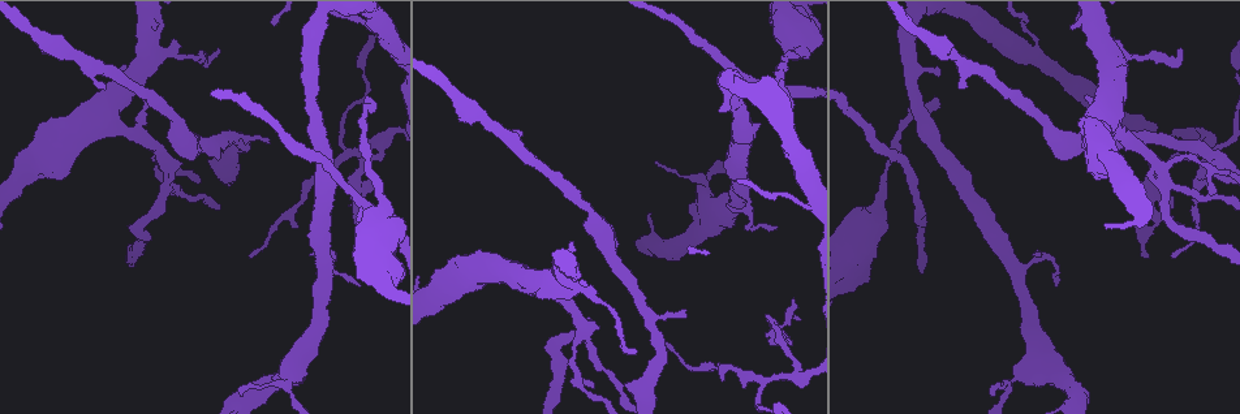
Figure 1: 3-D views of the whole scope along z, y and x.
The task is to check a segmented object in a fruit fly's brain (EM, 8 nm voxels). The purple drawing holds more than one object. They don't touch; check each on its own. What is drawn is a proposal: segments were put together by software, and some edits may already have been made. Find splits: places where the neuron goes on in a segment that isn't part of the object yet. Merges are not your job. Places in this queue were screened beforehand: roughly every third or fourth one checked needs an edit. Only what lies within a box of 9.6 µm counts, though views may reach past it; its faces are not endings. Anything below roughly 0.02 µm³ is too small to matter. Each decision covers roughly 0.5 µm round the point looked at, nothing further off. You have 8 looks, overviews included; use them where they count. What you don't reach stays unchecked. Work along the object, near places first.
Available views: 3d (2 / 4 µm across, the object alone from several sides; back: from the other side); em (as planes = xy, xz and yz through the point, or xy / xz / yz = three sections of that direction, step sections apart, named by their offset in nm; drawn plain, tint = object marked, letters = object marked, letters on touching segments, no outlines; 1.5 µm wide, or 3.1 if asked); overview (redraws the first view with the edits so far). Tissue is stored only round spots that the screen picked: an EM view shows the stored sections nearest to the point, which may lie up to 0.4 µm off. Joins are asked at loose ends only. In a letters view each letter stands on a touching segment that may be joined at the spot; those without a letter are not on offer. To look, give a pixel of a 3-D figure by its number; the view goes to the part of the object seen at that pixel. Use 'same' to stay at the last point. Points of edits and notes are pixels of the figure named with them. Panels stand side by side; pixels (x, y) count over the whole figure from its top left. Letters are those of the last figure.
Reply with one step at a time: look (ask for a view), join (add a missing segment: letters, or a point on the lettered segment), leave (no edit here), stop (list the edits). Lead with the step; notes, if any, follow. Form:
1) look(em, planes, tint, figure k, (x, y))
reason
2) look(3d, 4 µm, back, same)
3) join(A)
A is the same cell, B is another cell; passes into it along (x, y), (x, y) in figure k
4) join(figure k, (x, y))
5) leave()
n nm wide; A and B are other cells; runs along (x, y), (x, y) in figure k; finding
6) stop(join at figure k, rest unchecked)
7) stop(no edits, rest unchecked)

look(3d, 4 µm, figure 1, (935, 97))
long arm stops here

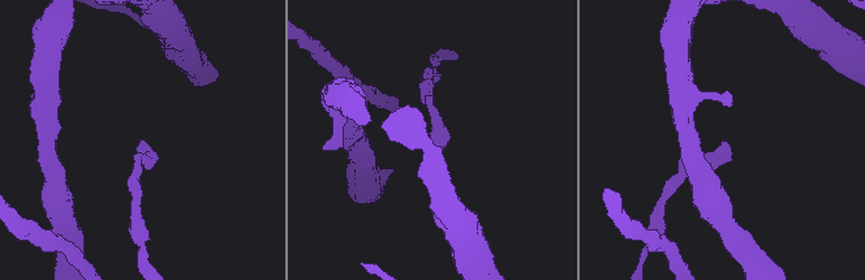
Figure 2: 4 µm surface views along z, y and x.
look(em, planes, letters, figure 2, (434, 137))
need the tissue

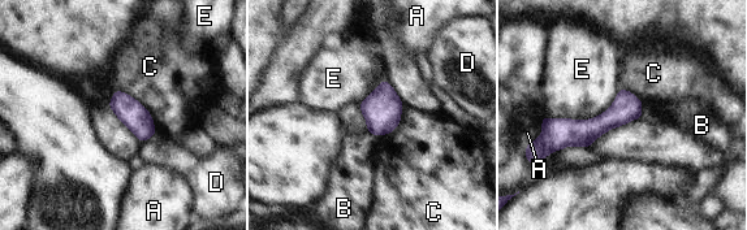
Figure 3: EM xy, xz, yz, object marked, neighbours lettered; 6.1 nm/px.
leave()
E touches over 500 nm; A, B, C, D and E are other cells; border along (621, 87), (594, 117), (545, 117) in figure 3; none of them fits

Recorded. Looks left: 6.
look(3d, 2 µm, back, figure 1, (266, 140))

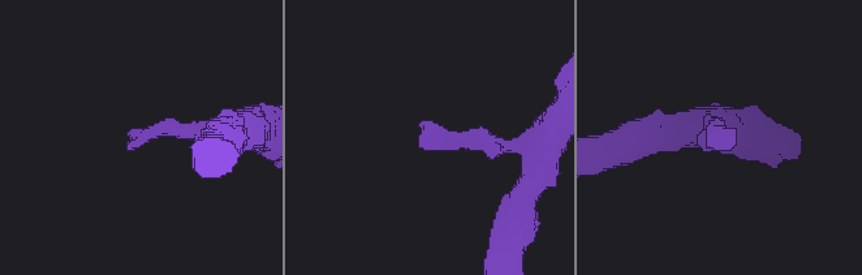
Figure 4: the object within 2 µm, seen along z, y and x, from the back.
look(em, xy, step 4, tint, figure 4, (730, 131))

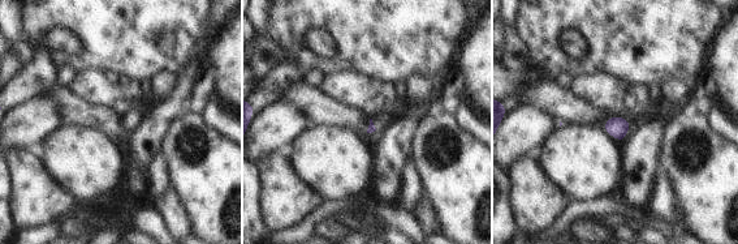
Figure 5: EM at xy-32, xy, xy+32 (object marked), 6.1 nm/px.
look(em, planes, letters, same)
another direction

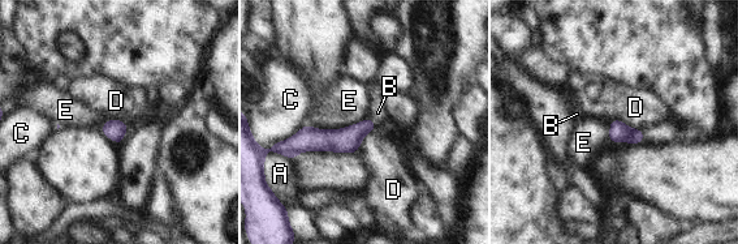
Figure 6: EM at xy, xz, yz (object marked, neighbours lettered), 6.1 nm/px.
join(B)
120 nm wide; B is the same cell, A, C, D and E are other cells; passes into it along (348, 140), (371, 120), (378, 112) in figure 6; the neuron continues

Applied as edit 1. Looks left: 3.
look(em, planes, letters, figure 1, (635, 353))

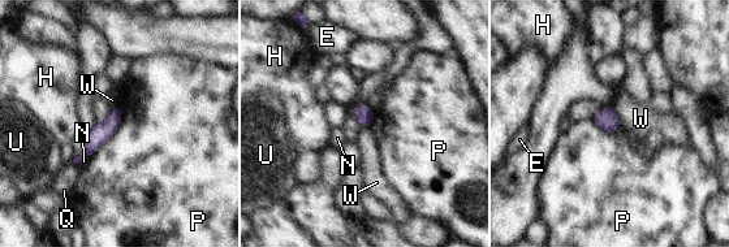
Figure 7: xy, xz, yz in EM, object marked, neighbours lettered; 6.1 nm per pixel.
leave()
E, H, N, P, Q, U and W are other cells; no lettered segment goes on from it

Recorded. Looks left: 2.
look(3d, 4 µm, figure 1, (1086, 98))
an open end

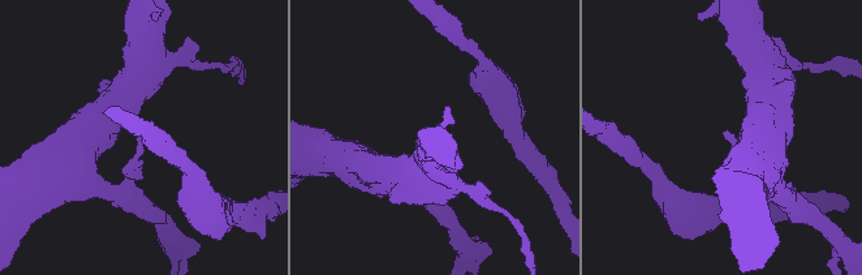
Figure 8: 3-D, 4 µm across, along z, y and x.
look(em, xz, step 4, letters, figure 8, (729, 130))

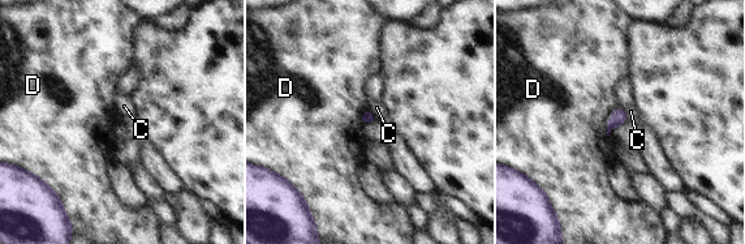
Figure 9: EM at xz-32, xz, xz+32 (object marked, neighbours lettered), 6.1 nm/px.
leave()
C and D are other cells; border along (621, 108), (628, 120) in figure 9; none of them fits

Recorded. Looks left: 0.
stop(join at figure 6, rest unchecked)

